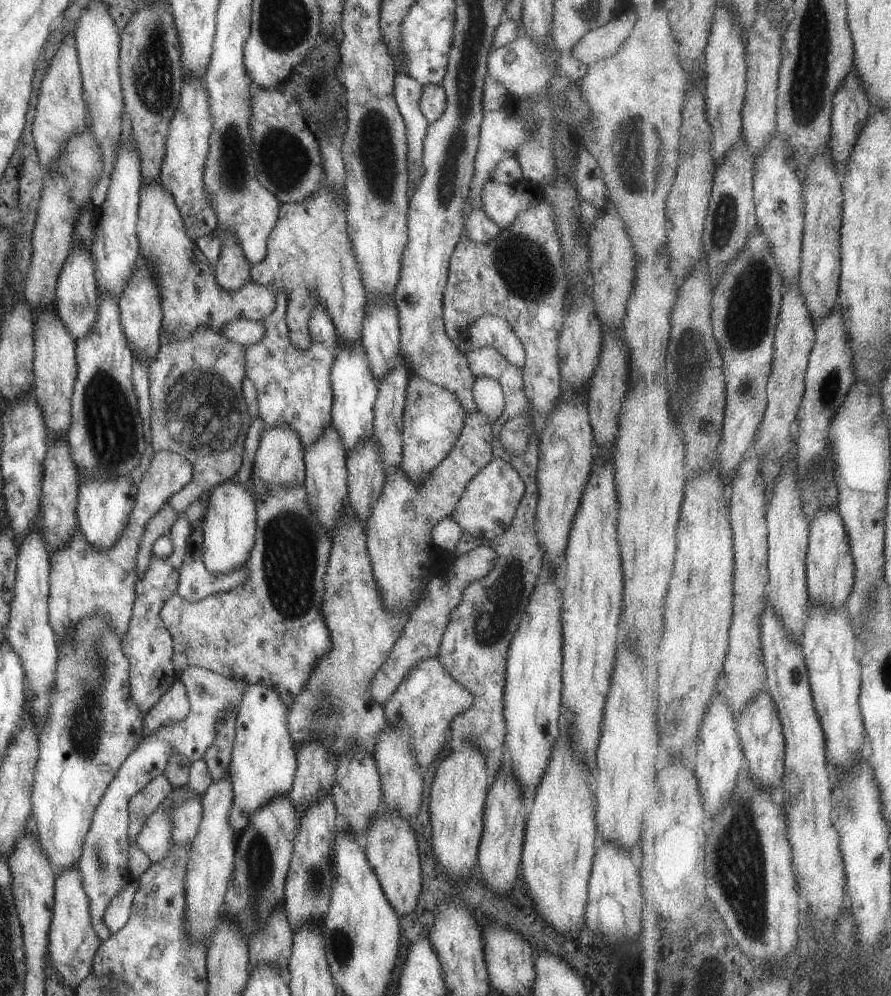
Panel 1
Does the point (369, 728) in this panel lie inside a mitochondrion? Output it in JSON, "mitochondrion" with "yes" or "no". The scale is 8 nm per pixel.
{"mitochondrion":"no"}

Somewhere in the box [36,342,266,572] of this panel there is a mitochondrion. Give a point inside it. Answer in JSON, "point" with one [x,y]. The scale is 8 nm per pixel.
{"point":[201,408]}

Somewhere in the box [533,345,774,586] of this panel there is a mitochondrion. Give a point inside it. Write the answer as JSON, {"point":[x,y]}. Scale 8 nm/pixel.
{"point":[745,388]}

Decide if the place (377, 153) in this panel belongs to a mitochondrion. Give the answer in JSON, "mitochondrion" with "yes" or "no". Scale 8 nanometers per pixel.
{"mitochondrion":"yes"}

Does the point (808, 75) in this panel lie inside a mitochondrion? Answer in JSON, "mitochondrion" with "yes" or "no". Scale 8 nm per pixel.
{"mitochondrion":"yes"}

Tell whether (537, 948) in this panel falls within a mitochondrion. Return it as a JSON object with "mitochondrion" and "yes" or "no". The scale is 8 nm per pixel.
{"mitochondrion":"no"}

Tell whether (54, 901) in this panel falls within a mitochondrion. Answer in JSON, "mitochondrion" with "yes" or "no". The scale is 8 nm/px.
{"mitochondrion":"no"}

